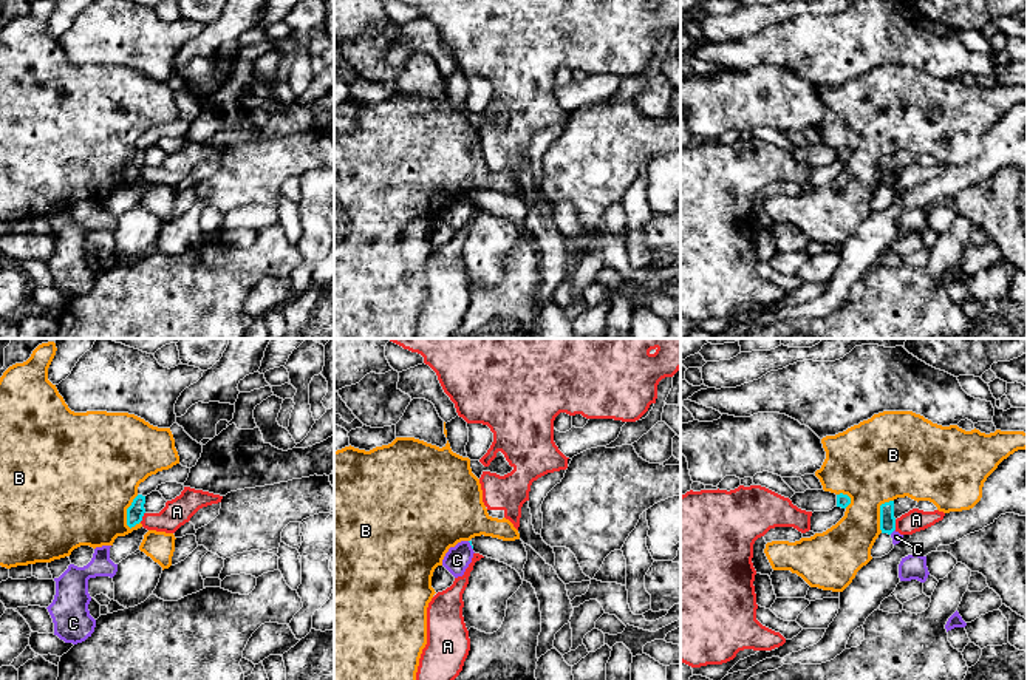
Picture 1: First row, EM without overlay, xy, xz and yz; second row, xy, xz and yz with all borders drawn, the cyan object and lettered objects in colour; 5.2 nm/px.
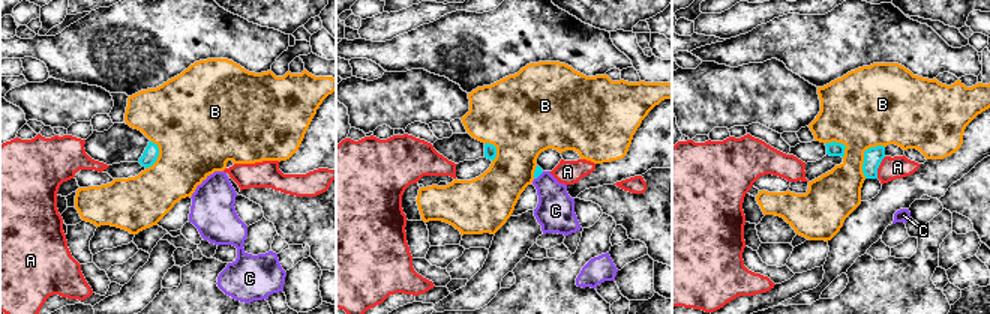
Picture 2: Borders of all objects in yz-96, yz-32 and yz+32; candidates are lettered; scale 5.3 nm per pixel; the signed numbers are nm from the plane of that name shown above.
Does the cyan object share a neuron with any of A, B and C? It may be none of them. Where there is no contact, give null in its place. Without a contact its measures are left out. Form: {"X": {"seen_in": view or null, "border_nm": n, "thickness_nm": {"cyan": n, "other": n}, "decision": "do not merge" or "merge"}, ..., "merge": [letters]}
{"A": {"seen_in": "yz", "border_nm": 60, "thickness_nm": {"cyan": 80, "other": 120}, "decision": "do not merge"}, "B": {"seen_in": "xy", "border_nm": 190, "thickness_nm": {"cyan": 90, "other": 480}, "decision": "do not merge"}, "C": {"seen_in": "xz", "border_nm": 50, "thickness_nm": {"cyan": 20, "other": 140}, "decision": "do not merge"}, "merge": []}

